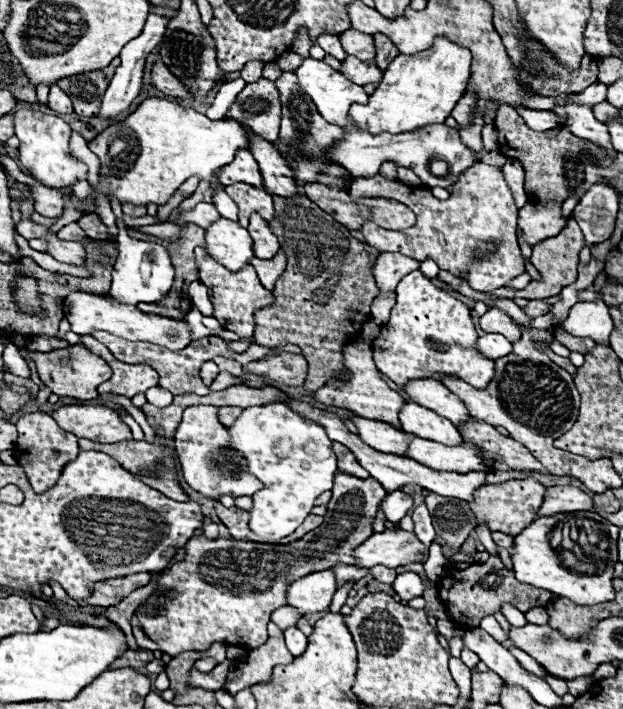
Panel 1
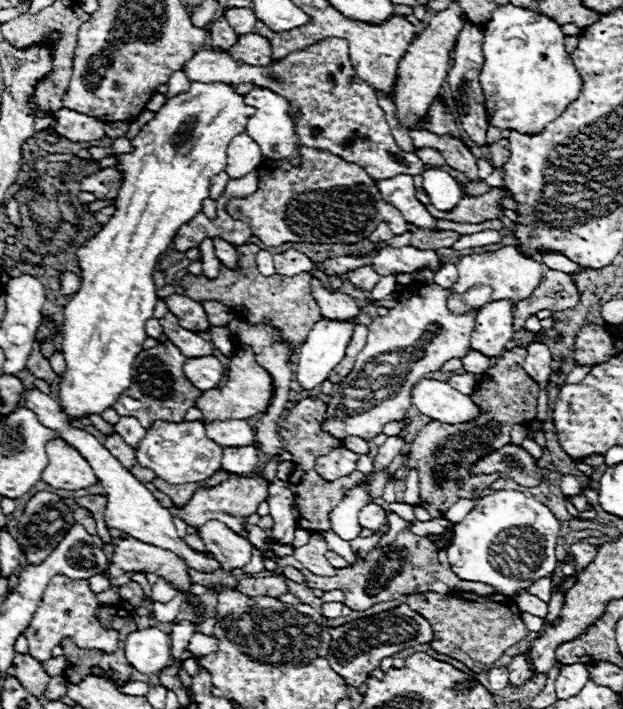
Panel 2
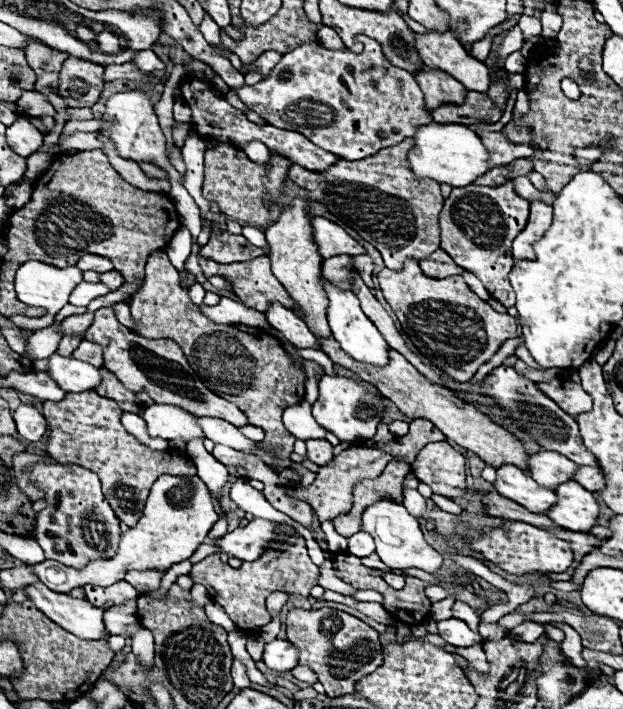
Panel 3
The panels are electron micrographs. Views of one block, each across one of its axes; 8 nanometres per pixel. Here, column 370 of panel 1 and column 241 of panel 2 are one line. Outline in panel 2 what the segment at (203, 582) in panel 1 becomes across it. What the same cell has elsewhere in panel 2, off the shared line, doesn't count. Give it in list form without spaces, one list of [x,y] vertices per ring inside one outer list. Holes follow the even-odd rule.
[[[228,478],[228,482],[220,482],[220,486],[210,486],[210,488],[200,488],[196,494],[190,498],[190,502],[182,508],[172,508],[172,516],[180,516],[188,526],[200,528],[204,522],[216,518],[224,522],[230,530],[246,538],[246,516],[254,514],[258,504],[266,500],[268,494],[268,484],[264,478]]]

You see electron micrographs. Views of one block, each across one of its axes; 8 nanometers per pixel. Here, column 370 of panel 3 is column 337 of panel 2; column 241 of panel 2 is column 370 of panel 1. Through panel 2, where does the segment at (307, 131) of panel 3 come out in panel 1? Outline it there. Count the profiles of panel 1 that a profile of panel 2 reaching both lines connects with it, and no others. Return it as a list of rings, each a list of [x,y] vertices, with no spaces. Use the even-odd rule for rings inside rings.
[[[344,58],[344,66],[340,70],[348,80],[356,82],[358,86],[364,86],[364,84],[374,84],[374,82],[380,82],[382,78],[382,70],[376,66],[376,62],[360,62],[358,58]]]

